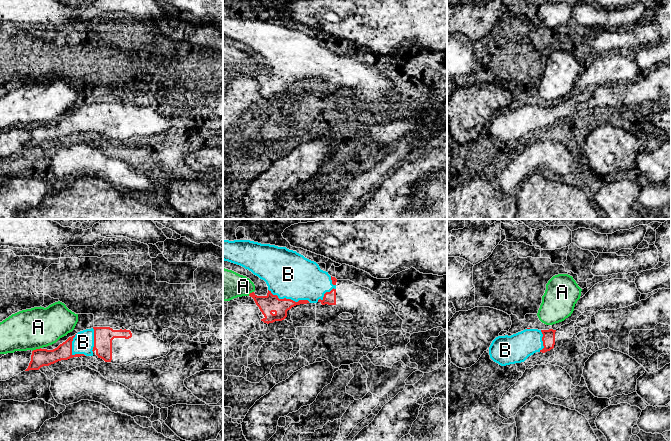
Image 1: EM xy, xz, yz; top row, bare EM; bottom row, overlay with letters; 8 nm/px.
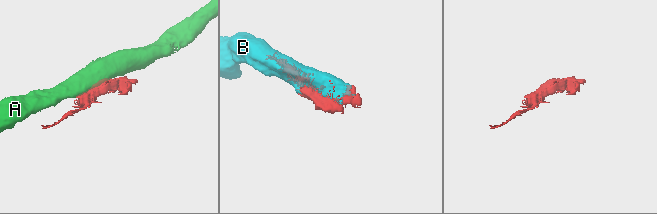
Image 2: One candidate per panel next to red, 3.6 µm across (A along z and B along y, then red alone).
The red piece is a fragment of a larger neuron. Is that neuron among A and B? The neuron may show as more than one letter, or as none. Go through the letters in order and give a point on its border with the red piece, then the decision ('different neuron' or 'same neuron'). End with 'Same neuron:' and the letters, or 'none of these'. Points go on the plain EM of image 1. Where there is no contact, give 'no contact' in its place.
A: xy (36, 125) | different neuron
B: xz (289, 75) | same neuron
Same neuron: B

